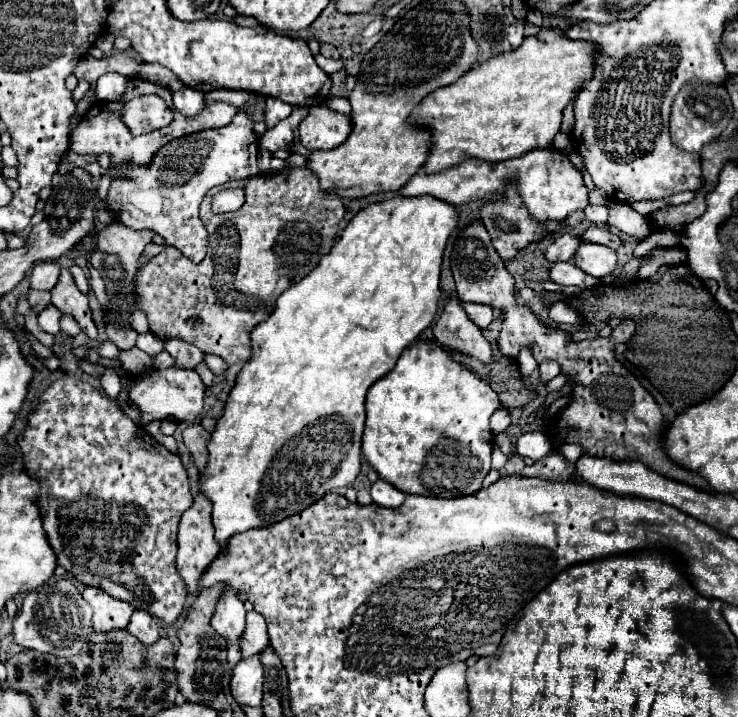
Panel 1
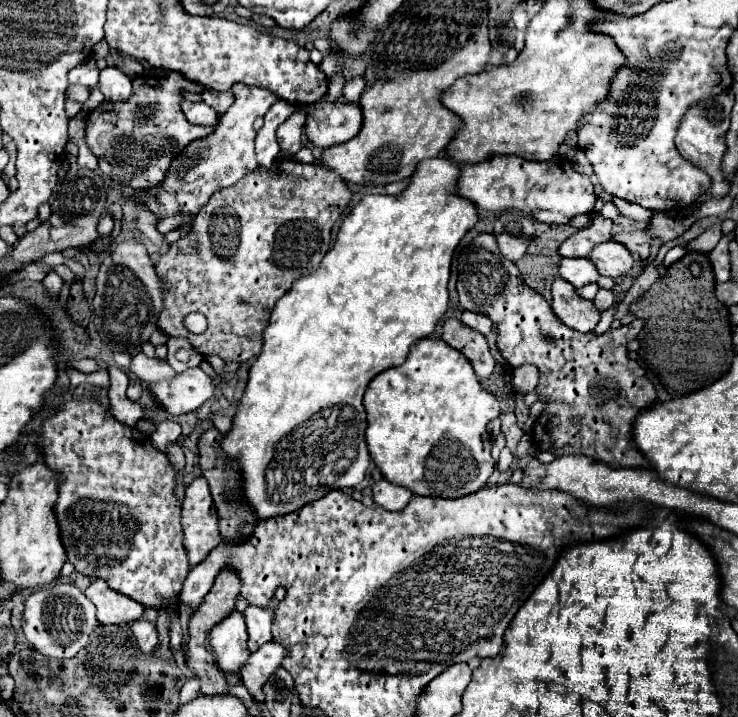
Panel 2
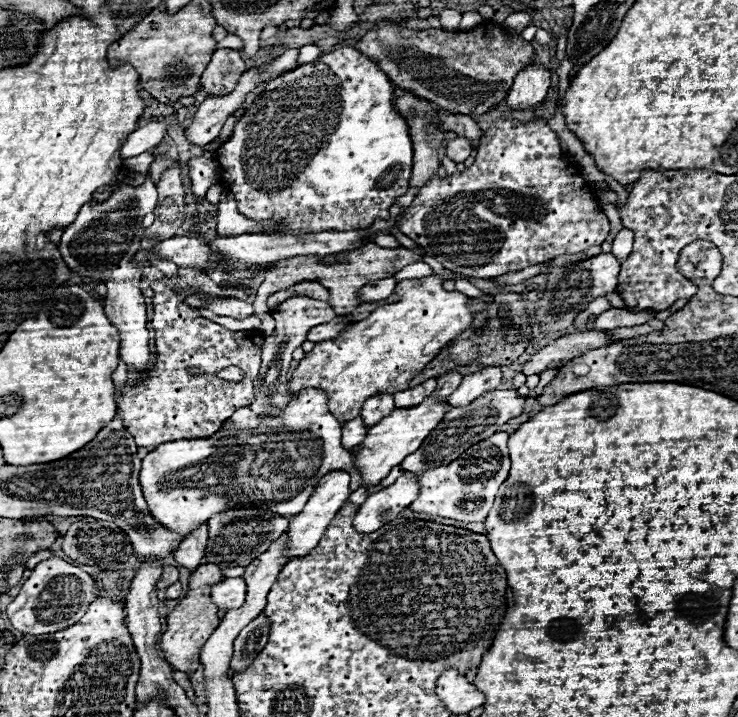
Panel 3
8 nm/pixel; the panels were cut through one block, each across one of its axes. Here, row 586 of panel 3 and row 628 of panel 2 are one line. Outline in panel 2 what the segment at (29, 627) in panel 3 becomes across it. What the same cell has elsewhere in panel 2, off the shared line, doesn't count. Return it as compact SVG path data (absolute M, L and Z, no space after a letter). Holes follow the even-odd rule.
M58 582L56 586L36 590L24 602L22 630L28 644L48 658L72 658L88 644L90 632L96 628L94 604L70 582Z

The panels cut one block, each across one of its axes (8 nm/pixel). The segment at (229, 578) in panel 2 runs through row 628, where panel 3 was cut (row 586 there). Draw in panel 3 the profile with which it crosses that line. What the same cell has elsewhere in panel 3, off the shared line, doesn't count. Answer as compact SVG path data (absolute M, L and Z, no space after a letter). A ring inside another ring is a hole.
M204 564L198 566L192 576L190 576L190 588L186 596L180 600L180 604L168 614L168 628L160 638L160 648L164 652L166 662L180 672L192 674L200 666L200 648L204 642L210 638L210 634L218 628L220 618L218 618L218 606L210 598L210 588L212 584L220 582L224 576L216 564Z

